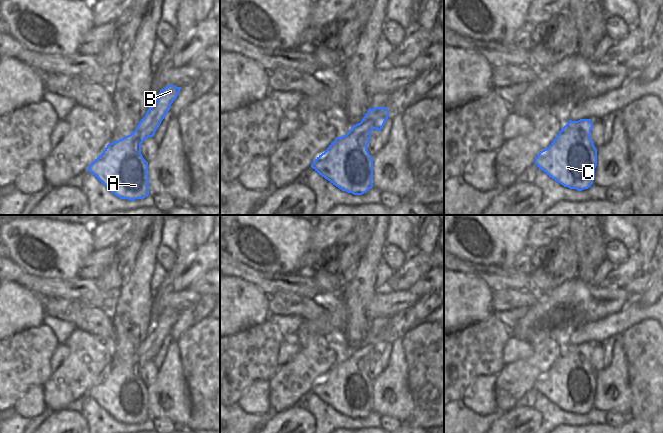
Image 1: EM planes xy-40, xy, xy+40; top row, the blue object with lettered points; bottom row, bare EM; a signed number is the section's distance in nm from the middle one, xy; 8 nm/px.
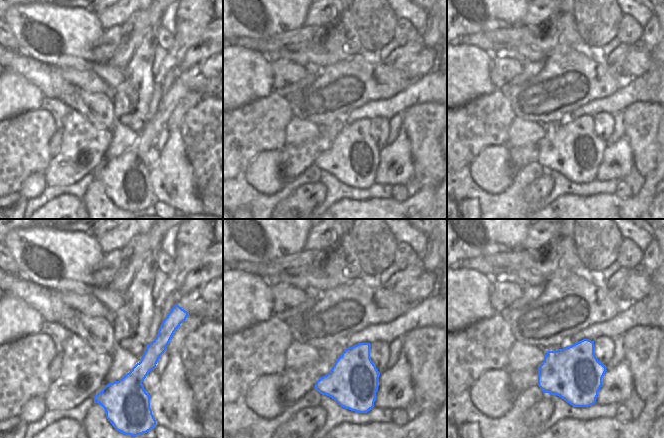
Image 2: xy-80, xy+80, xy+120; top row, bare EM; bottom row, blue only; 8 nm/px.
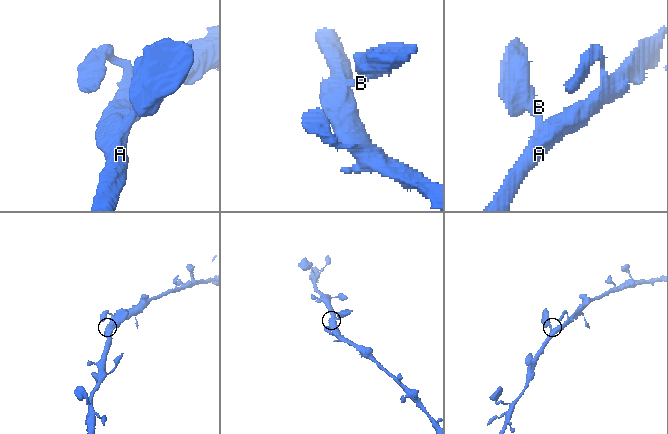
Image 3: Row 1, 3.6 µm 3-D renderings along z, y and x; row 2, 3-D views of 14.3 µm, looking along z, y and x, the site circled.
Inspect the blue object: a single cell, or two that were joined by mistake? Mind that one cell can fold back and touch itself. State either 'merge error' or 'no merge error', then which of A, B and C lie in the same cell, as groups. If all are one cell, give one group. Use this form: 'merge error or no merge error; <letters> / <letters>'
no merge error; A B C

